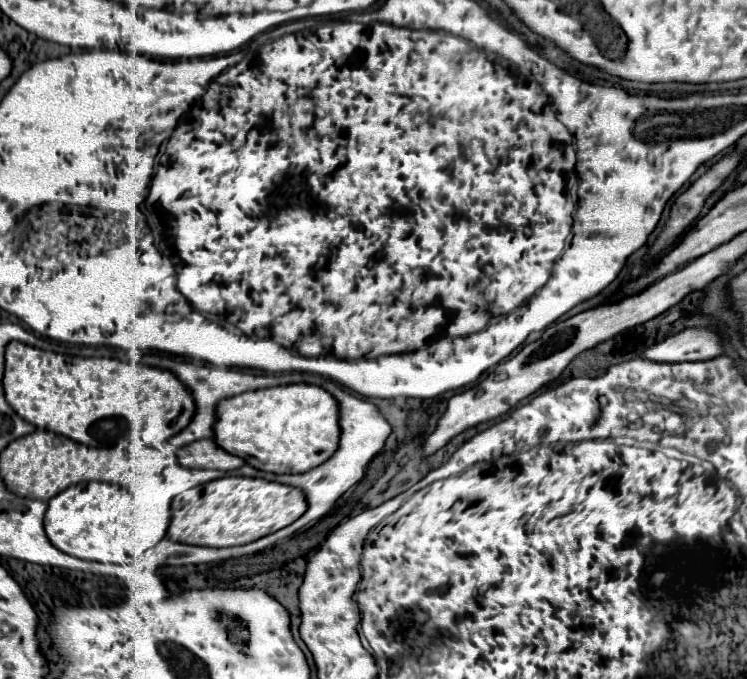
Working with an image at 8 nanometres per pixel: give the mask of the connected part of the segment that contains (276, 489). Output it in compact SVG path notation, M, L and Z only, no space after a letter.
M225 476L191 488L173 500L173 520L167 530L167 538L213 548L249 544L295 522L303 516L307 507L305 494L299 488L263 478Z

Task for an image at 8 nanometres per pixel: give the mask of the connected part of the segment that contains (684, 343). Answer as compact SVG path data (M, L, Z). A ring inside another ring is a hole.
M683 330L675 336L665 338L663 342L657 342L649 346L645 352L639 354L643 360L659 362L659 364L679 364L679 362L699 362L699 360L711 360L721 354L719 336L713 330Z

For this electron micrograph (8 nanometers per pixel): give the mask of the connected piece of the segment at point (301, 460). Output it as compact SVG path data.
M287 384L267 390L253 390L235 398L225 398L217 404L215 442L229 454L241 456L247 464L275 474L299 474L317 468L329 460L339 448L339 404L323 388L311 384Z

